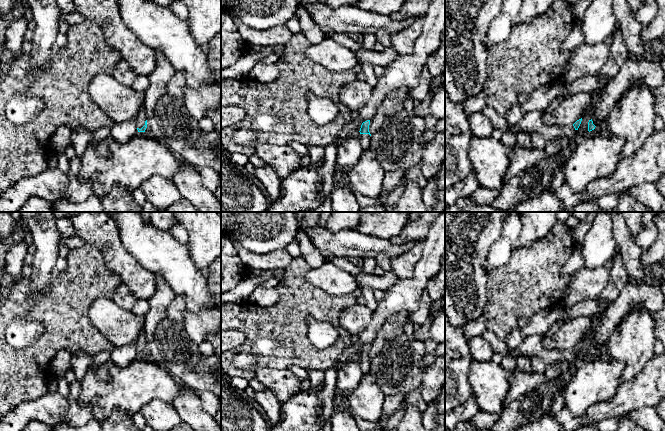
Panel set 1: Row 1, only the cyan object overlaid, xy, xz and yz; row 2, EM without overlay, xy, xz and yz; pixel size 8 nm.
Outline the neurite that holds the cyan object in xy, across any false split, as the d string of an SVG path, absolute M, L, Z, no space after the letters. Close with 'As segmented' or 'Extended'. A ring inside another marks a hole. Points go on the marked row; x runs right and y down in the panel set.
M144 106L139 110L136 117L136 127L138 132L145 132L147 128L147 117Z. Extended

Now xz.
M370 120L363 122L359 131L360 143L364 151L371 149L371 146L370 146L371 134L369 132L369 125L370 125Z. Extended

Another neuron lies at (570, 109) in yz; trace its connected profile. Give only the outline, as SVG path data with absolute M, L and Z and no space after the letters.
M581 92L563 98L555 112L555 125L557 127L573 125L577 120L582 118L584 110L590 103L590 100L590 92Z

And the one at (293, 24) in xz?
M296 15L286 23L286 26L293 34L301 32L299 19Z

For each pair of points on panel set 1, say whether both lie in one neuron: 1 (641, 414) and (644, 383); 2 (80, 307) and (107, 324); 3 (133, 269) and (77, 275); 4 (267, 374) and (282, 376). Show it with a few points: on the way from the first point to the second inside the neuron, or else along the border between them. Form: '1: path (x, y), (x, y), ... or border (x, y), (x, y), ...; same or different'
1: border (654, 405), (639, 407), (625, 414); different
2: border (105, 296), (88, 311), (100, 332); different
3: border (100, 251), (104, 262), (122, 282); different
4: path (271, 376), (278, 376); same

